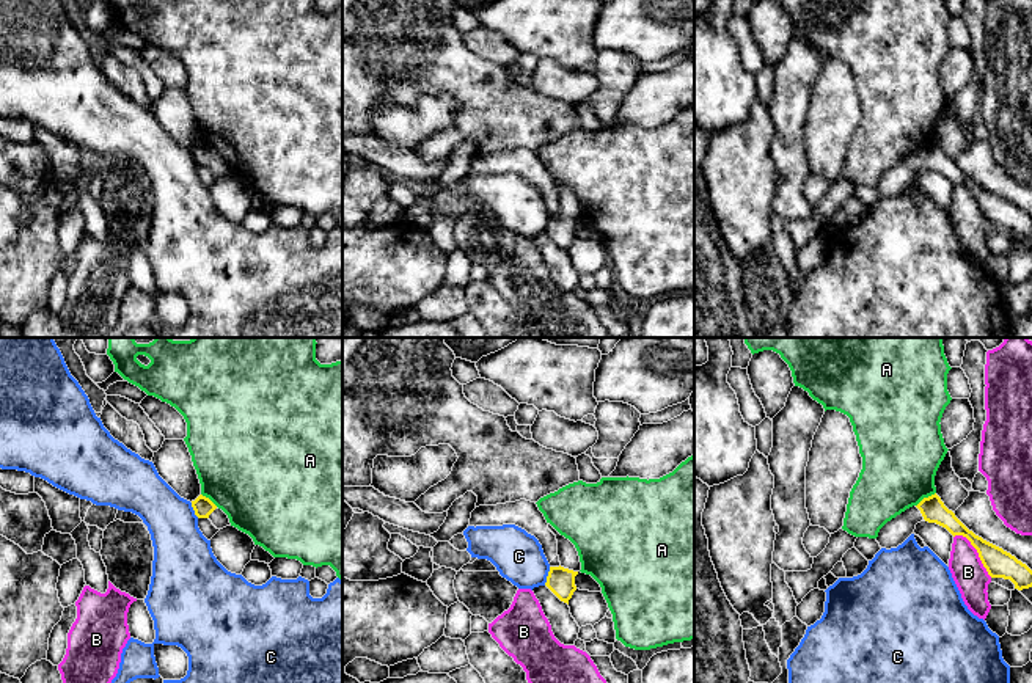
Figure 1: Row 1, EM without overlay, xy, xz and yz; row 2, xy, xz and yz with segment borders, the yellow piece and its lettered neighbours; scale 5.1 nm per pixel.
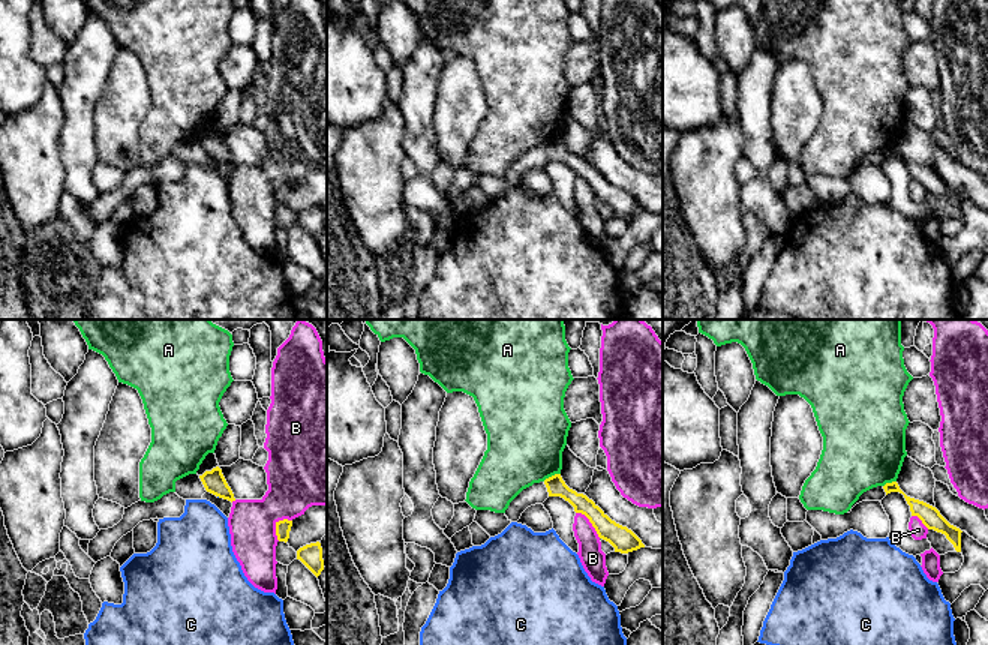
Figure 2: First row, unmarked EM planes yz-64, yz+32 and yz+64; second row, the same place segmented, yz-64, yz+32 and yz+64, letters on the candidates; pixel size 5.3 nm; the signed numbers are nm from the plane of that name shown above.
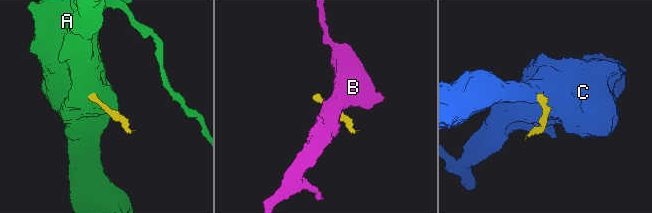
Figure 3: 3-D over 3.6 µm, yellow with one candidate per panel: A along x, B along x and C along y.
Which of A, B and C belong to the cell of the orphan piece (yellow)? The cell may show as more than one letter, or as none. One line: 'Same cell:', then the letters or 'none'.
Same cell: none

